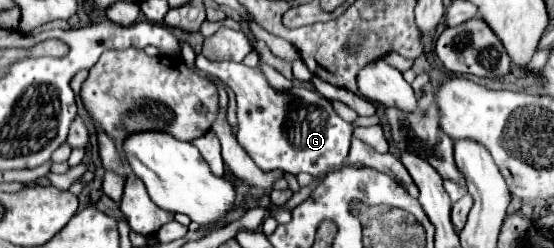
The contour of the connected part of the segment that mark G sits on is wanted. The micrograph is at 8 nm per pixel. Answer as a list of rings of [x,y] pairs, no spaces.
[[[196,53],[196,67],[222,79],[234,91],[238,101],[236,139],[262,171],[280,169],[292,175],[304,171],[318,177],[328,167],[342,165],[348,159],[352,125],[344,121],[318,91],[294,85],[290,91],[278,93],[266,83],[258,67],[250,69],[234,61],[210,61],[202,53]]]

